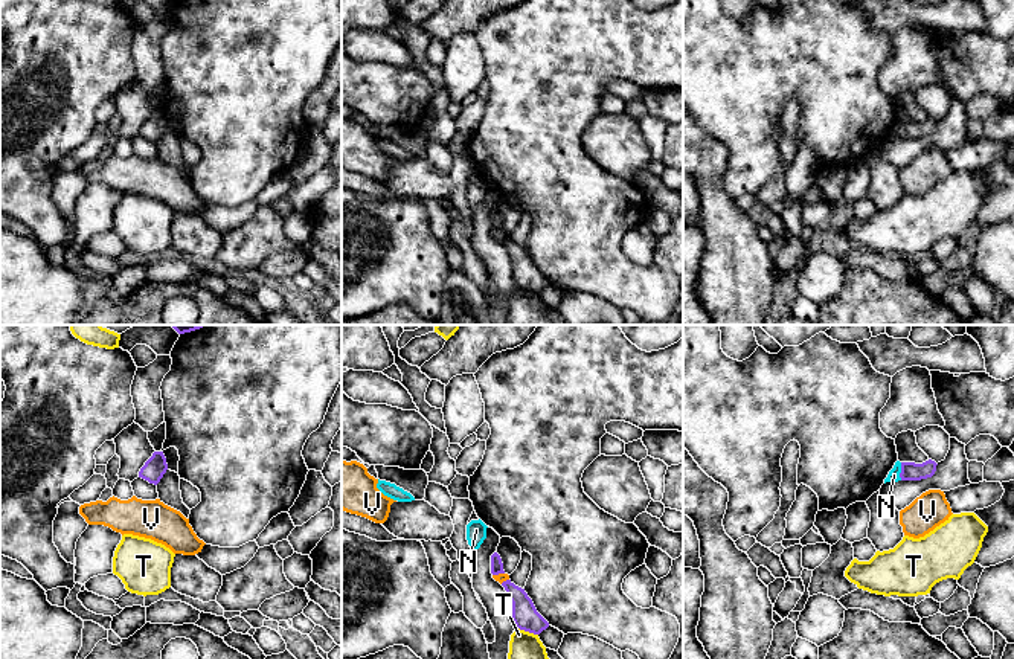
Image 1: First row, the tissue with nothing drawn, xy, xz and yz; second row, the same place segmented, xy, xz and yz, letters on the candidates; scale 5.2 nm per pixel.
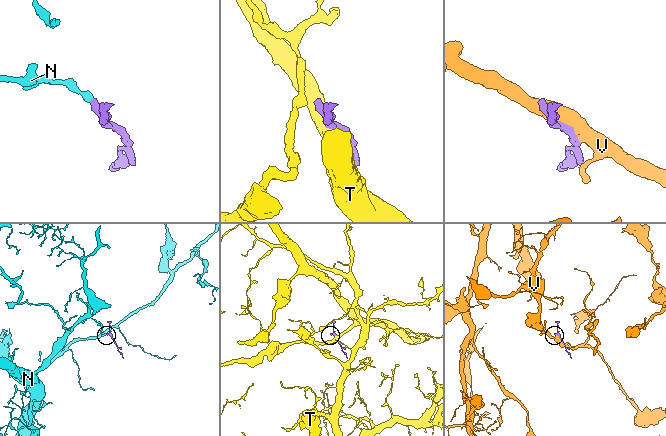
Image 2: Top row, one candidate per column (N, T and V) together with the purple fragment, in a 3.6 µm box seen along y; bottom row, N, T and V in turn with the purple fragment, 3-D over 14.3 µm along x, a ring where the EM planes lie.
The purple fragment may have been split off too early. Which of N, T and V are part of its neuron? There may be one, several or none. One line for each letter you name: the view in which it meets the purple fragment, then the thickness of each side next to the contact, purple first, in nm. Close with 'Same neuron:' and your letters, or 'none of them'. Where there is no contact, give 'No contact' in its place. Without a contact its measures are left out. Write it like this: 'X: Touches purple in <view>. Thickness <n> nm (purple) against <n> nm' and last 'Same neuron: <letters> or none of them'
Same neuron: none of them

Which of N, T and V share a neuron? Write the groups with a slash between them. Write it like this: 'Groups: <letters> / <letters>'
Groups: N / T / V

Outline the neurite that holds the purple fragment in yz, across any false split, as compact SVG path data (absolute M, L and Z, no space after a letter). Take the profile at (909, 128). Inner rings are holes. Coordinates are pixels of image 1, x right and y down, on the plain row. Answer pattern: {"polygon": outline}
{"polygon": "M929 117L923 122L901 121L901 139L921 139L932 136L936 130L936 121Z"}

